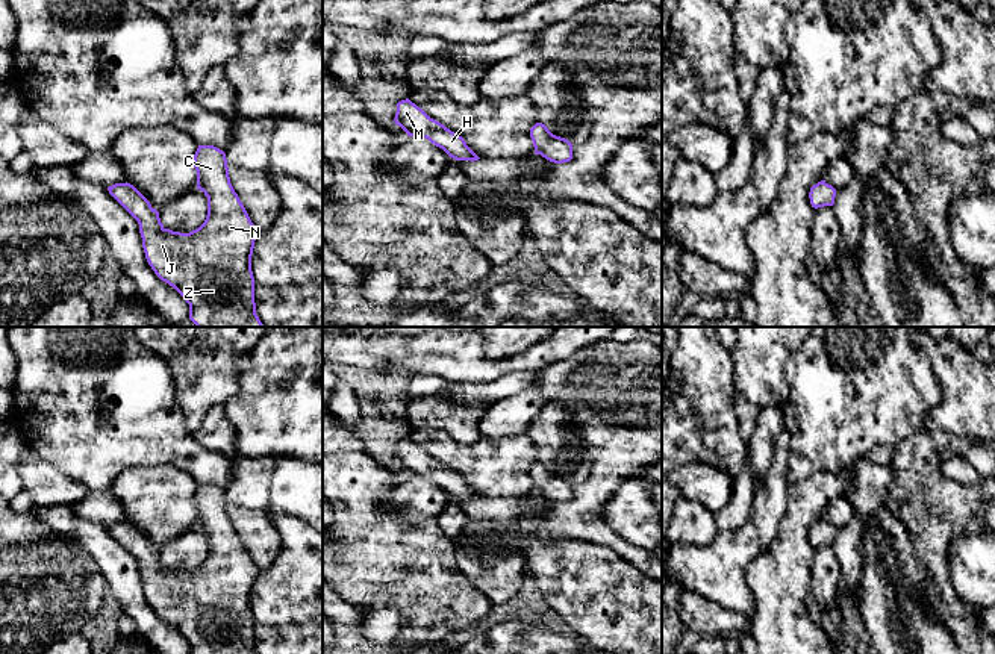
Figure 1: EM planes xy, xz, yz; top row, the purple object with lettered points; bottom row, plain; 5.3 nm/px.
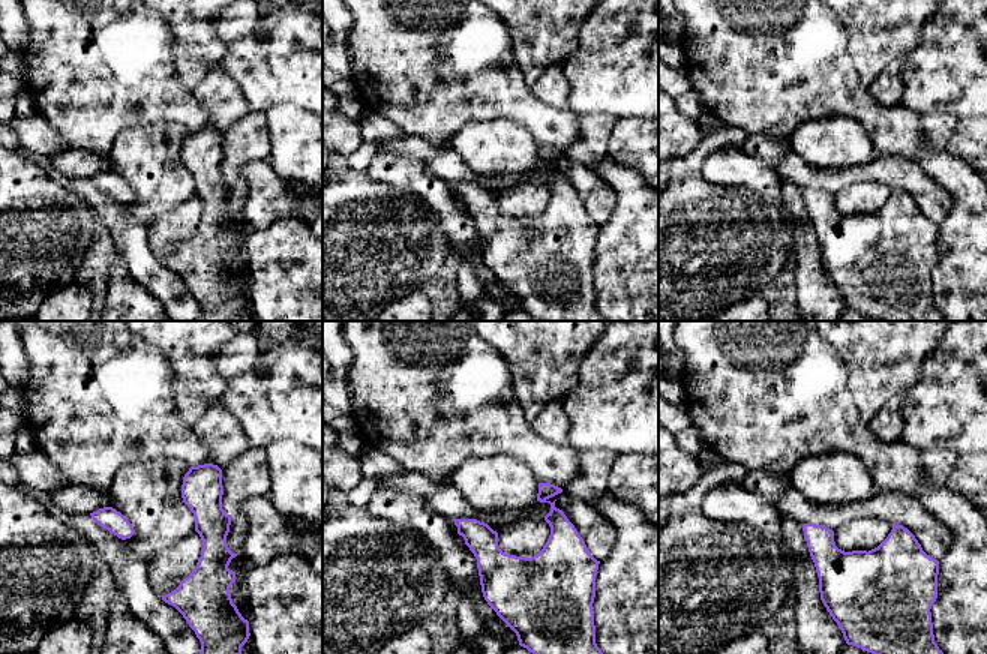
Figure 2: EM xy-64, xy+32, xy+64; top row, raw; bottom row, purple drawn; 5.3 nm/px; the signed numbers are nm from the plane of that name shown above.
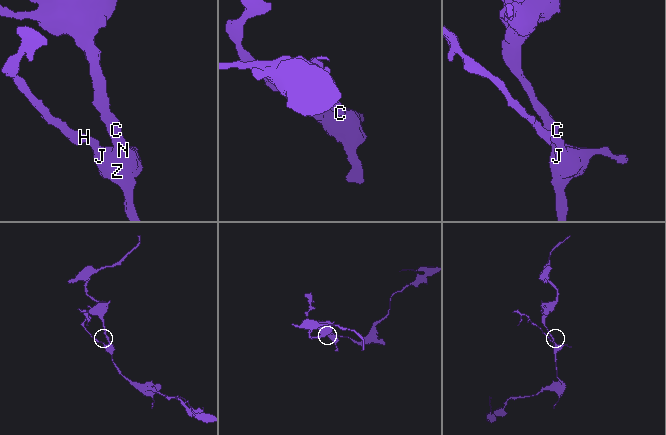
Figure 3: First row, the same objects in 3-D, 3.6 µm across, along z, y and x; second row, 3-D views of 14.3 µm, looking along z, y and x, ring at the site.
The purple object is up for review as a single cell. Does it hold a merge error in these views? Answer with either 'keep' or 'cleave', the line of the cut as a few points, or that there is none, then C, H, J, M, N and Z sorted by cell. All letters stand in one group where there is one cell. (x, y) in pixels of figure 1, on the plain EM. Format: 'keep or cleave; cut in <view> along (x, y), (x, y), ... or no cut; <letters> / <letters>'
keep; no cut; C H J M N Z

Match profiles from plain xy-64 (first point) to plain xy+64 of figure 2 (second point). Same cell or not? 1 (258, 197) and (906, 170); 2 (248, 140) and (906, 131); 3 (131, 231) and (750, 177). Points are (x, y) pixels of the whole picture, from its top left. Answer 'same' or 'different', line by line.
1: same
2: different
3: same

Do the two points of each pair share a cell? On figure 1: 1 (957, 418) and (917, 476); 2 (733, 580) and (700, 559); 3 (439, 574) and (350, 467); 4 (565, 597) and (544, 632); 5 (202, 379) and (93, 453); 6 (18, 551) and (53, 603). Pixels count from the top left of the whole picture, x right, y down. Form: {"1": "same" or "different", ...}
{"1": "different", "2": "same", "3": "same", "4": "different", "5": "different", "6": "same"}

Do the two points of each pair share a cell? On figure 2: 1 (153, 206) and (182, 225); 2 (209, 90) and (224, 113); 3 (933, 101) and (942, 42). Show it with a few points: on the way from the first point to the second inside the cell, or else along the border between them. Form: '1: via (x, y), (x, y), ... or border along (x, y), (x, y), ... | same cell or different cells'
1: border along (194, 194), (147, 225) | different cells
2: via (215, 96), (224, 107) | same cell
3: via (933, 86), (942, 74), (942, 57) | same cell

